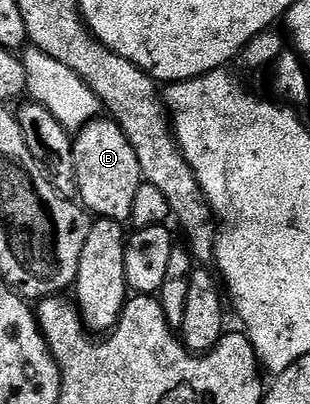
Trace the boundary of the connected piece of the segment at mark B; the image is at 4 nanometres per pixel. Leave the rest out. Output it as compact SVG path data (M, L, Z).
M111 118L92 120L75 133L72 149L79 203L93 217L102 220L131 221L134 194L138 194L142 177L138 166L138 154L134 154L134 146L130 146L126 134L122 134L115 120Z

